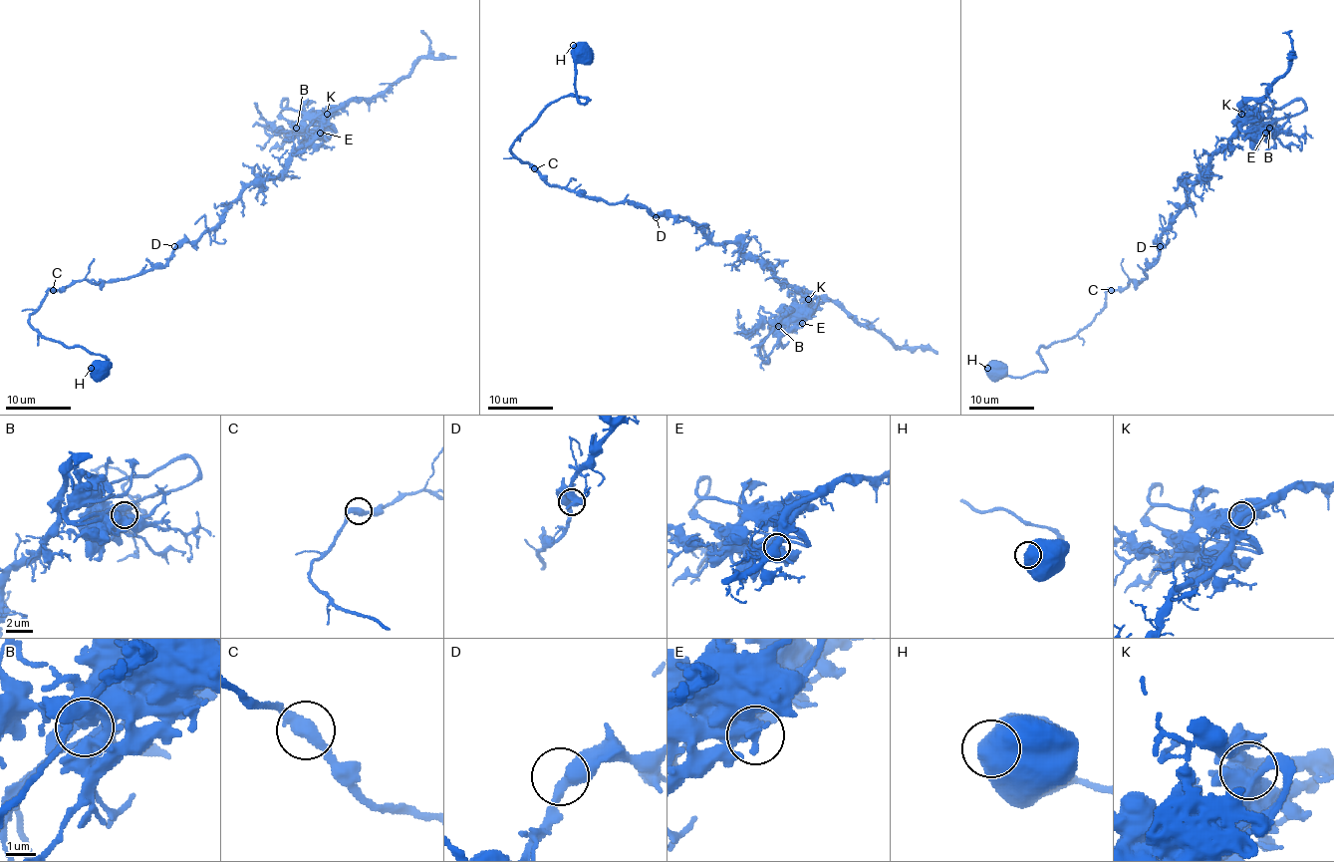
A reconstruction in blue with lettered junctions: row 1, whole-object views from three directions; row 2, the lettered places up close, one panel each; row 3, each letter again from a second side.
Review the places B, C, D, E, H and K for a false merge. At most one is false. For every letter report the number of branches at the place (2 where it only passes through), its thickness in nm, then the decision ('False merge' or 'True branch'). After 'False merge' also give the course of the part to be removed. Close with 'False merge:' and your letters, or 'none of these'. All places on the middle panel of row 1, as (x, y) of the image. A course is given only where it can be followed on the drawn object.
B: Branches: 2. Thickness 600 nm. True branch
C: Branches: 2. Thickness 440 nm. True branch
D: Branches: 2. Thickness 420 nm. True branch
E: Branches: 1. Thickness 800 nm. True branch
H: Branches: 2. Thickness 600 nm. True branch
K: Branches: 2. Thickness 480 nm. False merge. Course of the part to remove: (809, 298), (773, 321), (761, 321), (748, 331), (737, 325), (738, 318)
False merge: K

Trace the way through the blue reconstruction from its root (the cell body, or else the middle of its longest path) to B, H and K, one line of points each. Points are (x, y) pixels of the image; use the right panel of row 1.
B: (1159, 248), (1159, 238), (1187, 202), (1187, 184), (1200, 179), (1212, 156), (1234, 138), (1257, 136), (1269, 128)
H: (1159, 248), (1146, 279), (1108, 290), (1107, 305), (1089, 324), (1038, 349), (1045, 372), (996, 376), (987, 368)
K: (1159, 248), (1159, 238), (1187, 202), (1187, 184), (1205, 174), (1212, 156), (1231, 139), (1241, 113)

